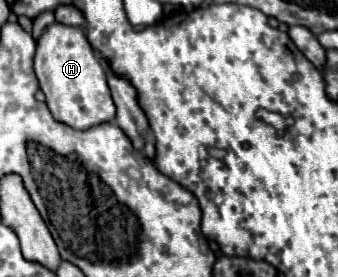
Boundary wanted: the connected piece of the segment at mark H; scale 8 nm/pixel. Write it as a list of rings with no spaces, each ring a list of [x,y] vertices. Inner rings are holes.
[[[56,21],[48,25],[36,43],[34,73],[42,93],[46,95],[50,113],[58,121],[74,129],[88,129],[114,119],[116,105],[106,83],[104,67],[80,27],[68,27]]]

